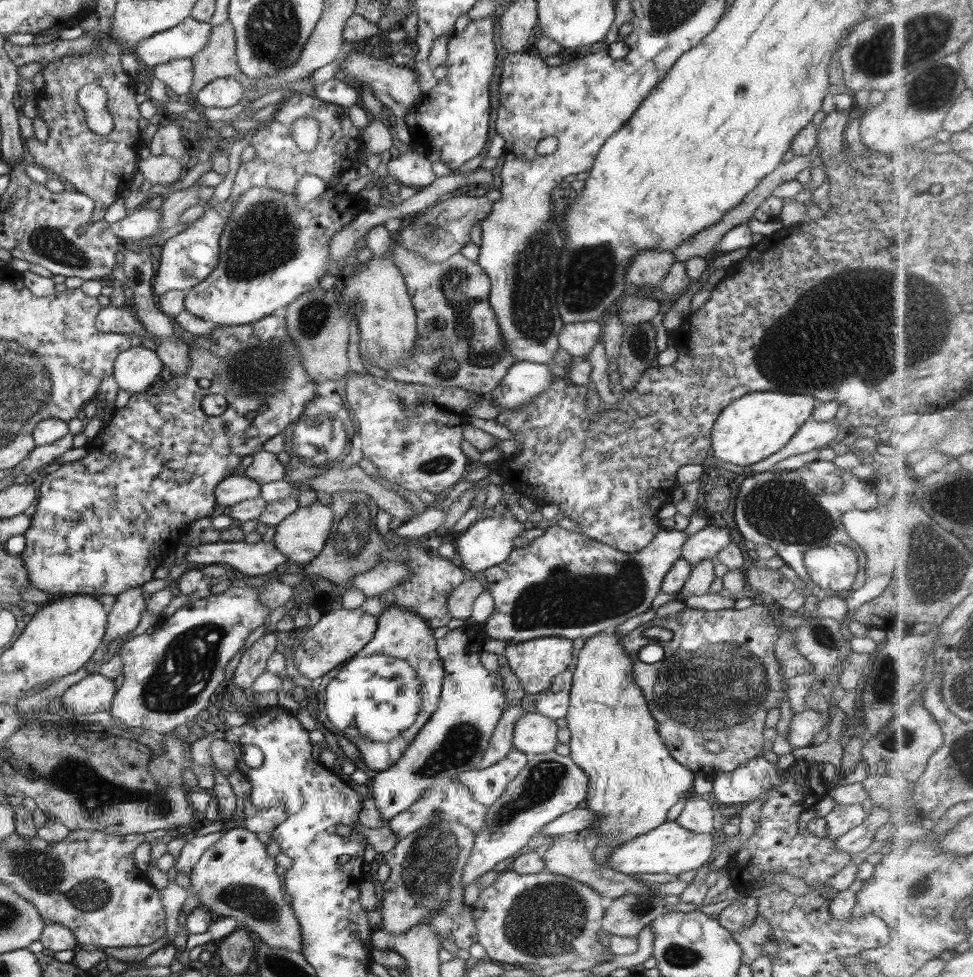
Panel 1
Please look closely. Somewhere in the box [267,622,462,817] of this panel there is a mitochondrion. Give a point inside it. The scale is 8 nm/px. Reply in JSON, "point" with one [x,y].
{"point":[395,691]}

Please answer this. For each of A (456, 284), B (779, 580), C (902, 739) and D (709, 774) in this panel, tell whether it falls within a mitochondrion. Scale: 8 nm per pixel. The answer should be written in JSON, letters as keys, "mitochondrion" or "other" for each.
{"A":"mitochondrion","B":"other","C":"mitochondrion","D":"other"}

